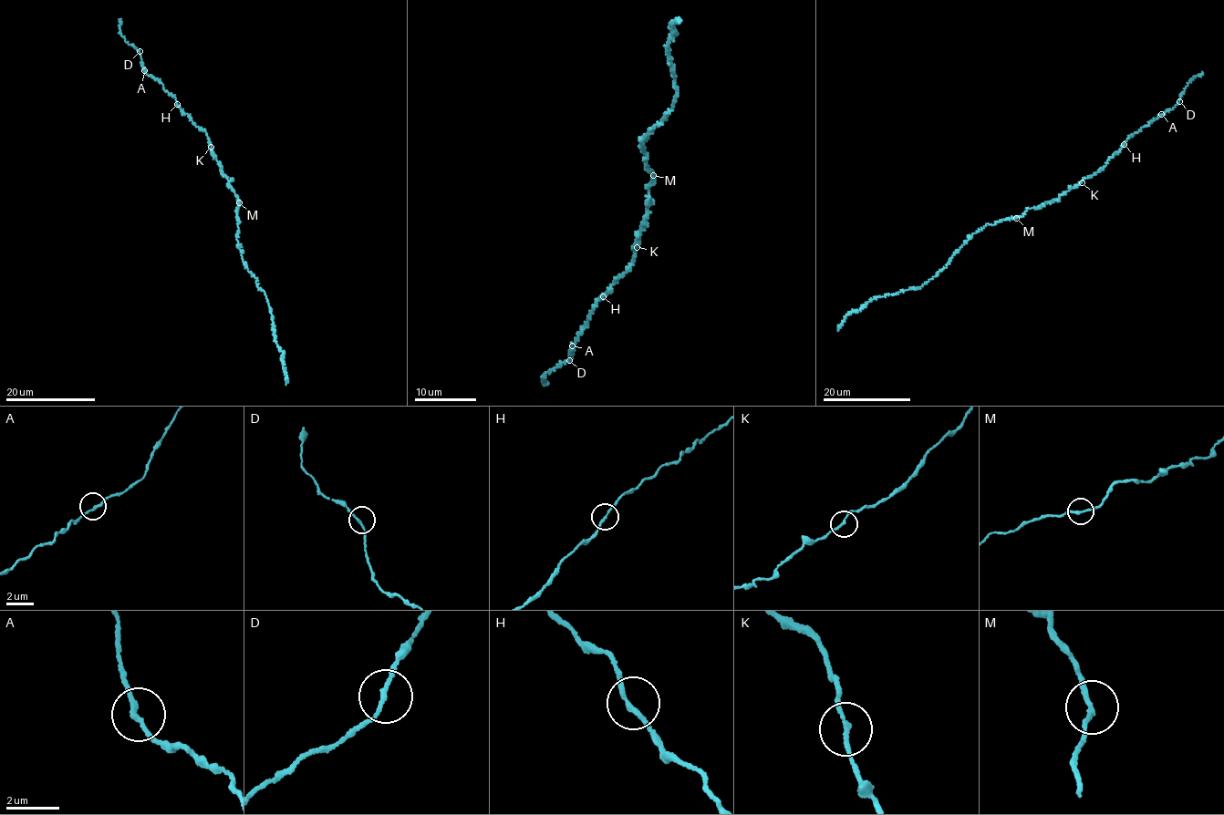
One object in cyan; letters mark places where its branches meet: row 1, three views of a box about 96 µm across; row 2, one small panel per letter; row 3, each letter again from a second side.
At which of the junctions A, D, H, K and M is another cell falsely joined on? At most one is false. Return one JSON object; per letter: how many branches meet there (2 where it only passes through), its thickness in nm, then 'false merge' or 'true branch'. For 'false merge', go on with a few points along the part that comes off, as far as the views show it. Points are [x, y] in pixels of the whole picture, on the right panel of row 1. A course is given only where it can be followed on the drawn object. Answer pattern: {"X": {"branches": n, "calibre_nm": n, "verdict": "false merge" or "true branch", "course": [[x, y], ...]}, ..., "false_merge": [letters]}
{"A": {"branches": 2, "calibre_nm": 180, "verdict": "true branch"}, "D": {"branches": 2, "calibre_nm": 160, "verdict": "true branch"}, "H": {"branches": 2, "calibre_nm": 170, "verdict": "true branch"}, "K": {"branches": 2, "calibre_nm": 170, "verdict": "true branch"}, "M": {"branches": 2, "calibre_nm": 170, "verdict": "false merge", "course": [[1016, 217], [987, 224], [953, 253], [935, 276], [916, 289], [870, 300], [859, 310], [849, 313], [837, 331]]}, "false_merge": ["M"]}

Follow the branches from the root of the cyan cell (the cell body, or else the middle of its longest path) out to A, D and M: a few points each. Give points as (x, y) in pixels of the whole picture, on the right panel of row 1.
A: (1028, 209), (1052, 202), (1083, 179), (1099, 173), (1129, 138), (1161, 114)
D: (1028, 209), (1052, 202), (1083, 179), (1099, 173), (1129, 138), (1179, 101)
M: (1028, 209), (1016, 217)

